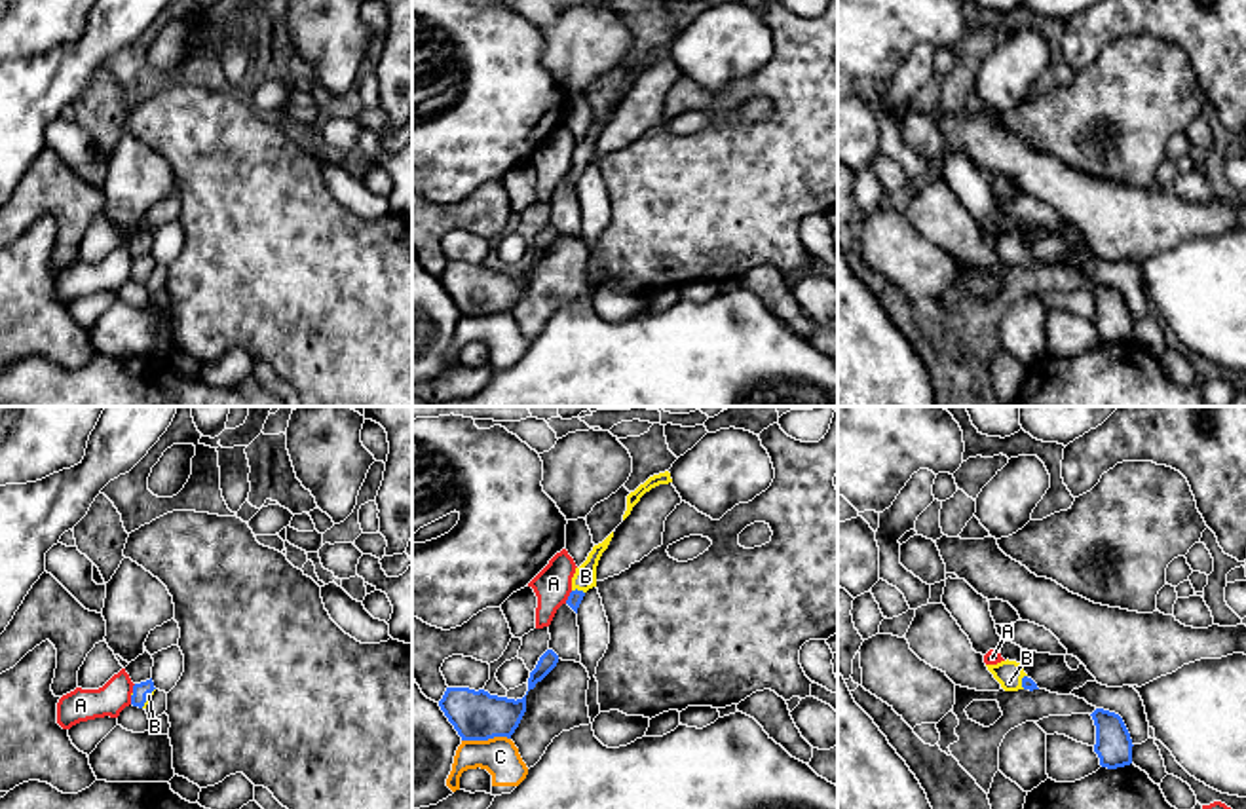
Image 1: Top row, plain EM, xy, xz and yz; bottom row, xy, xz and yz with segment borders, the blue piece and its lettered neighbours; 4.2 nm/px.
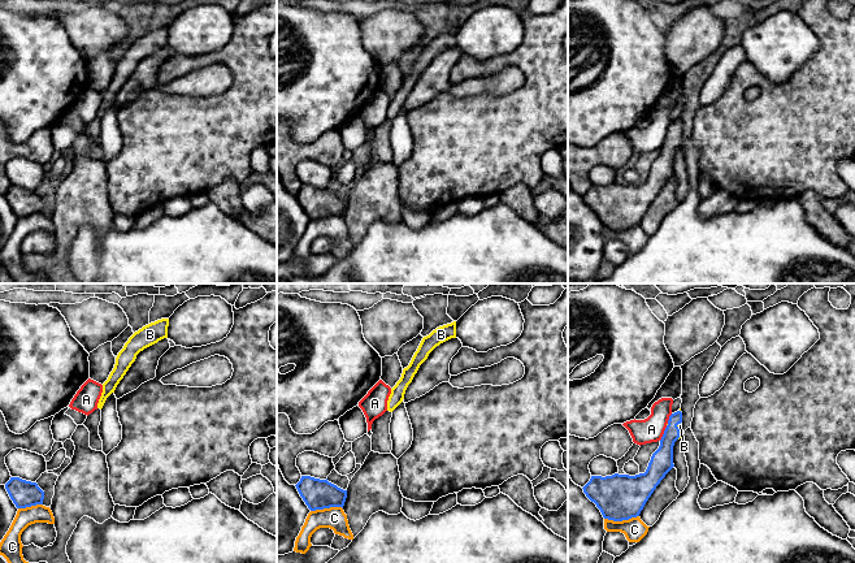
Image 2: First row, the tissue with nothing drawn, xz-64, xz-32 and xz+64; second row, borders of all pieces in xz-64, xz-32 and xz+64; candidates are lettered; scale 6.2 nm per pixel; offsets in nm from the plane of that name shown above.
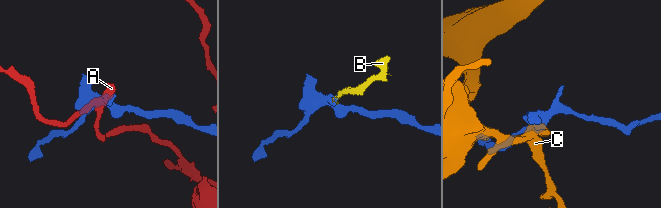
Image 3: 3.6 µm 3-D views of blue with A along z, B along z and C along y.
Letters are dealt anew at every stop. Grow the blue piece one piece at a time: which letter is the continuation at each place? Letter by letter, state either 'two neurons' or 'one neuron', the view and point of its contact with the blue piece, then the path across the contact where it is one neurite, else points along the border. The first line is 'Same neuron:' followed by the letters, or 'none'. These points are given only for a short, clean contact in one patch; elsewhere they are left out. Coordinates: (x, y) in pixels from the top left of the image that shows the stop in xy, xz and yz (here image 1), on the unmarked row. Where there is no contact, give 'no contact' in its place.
Same neuron: B
A: two neurons; contact xz (568, 171)
B: one neuron; contact xz (576, 164); way xz (576, 171), (576, 164), (585, 150)
C: two neurons; contact xz (485, 314)

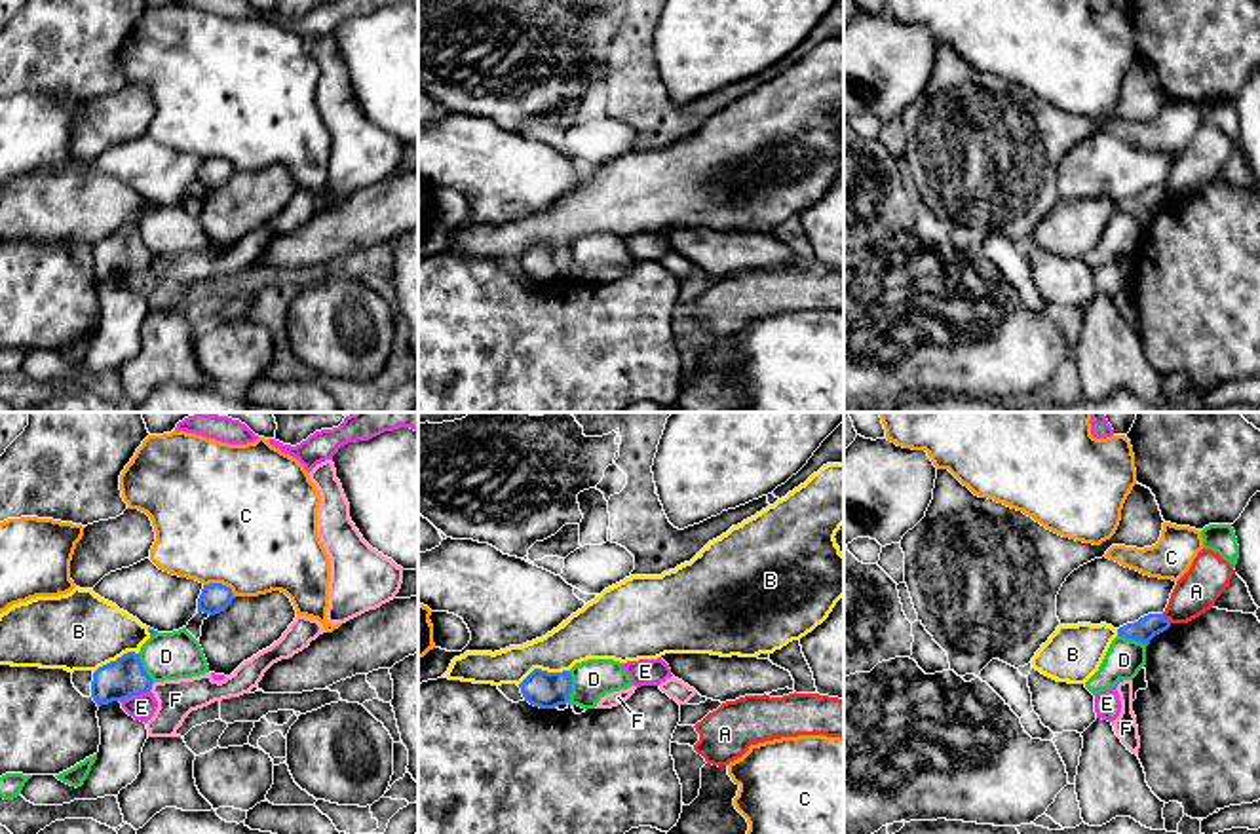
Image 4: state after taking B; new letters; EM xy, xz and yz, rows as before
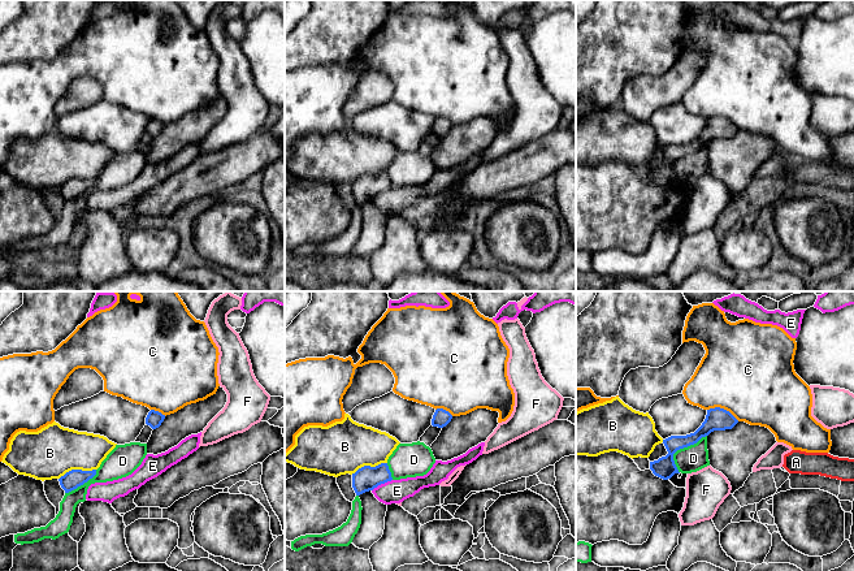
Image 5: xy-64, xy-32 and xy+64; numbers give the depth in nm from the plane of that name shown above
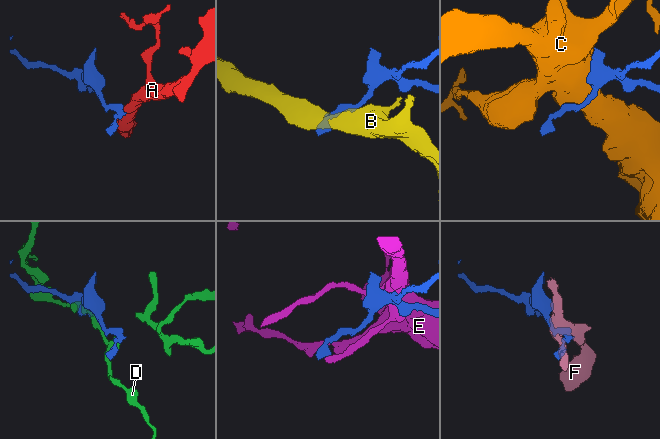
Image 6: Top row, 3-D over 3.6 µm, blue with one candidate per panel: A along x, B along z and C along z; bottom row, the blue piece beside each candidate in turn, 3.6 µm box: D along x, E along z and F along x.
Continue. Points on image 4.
Same neuron: none
A: two neurons; contact yz (1164, 192); border yz (1160, 189), (1171, 196)
B: two neurons; contact xz (542, 246); border xz (567, 244), (533, 244), (517, 259)
C: two neurons; contact xy (221, 158)
D: two neurons; contact xz (571, 261)
E: two neurons; contact xy (133, 268)
F: two neurons; contact xy (151, 261)

